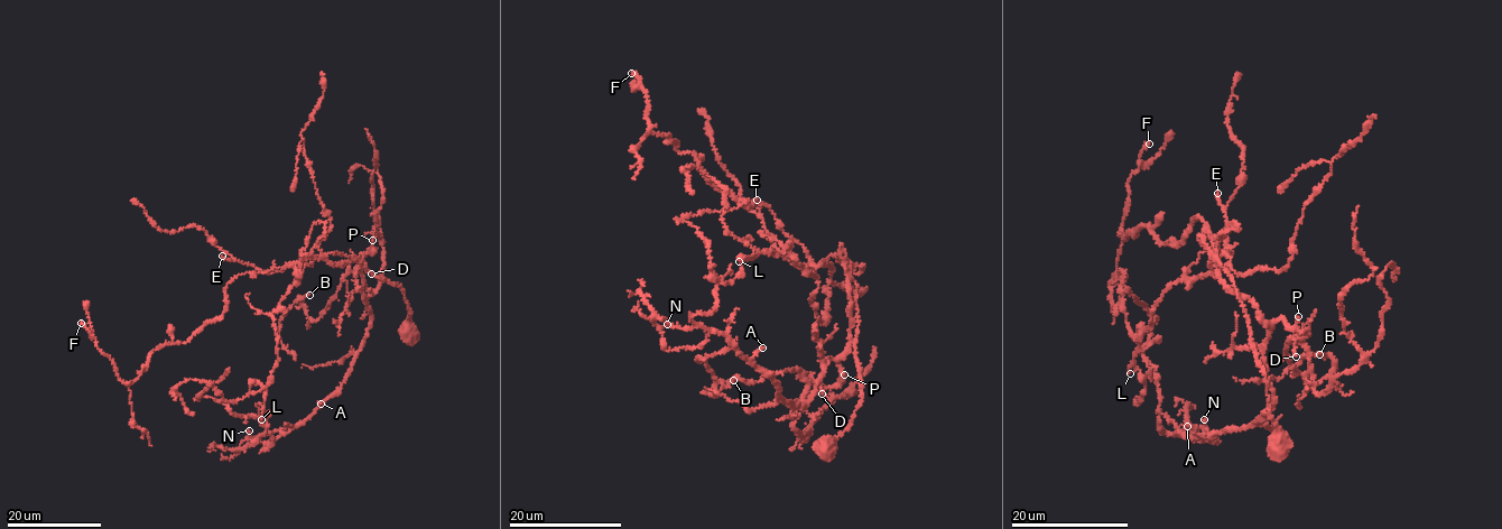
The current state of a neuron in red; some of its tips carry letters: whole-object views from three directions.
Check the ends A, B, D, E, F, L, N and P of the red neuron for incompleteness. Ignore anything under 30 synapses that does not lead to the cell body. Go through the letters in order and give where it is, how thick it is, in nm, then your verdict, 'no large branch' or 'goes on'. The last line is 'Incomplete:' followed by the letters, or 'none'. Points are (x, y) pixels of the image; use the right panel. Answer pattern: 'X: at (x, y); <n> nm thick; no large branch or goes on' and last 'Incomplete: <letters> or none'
A: at (1187, 426); 130 nm thick; no large branch
B: at (1319, 354); 140 nm thick; no large branch
D: at (1296, 356); 130 nm thick; no large branch
E: at (1217, 193); 190 nm thick; goes on
F: at (1149, 144); 150 nm thick; no large branch
L: at (1130, 373); 110 nm thick; no large branch
N: at (1204, 419); 140 nm thick; no large branch
P: at (1298, 316); 140 nm thick; no large branch
Incomplete: E

